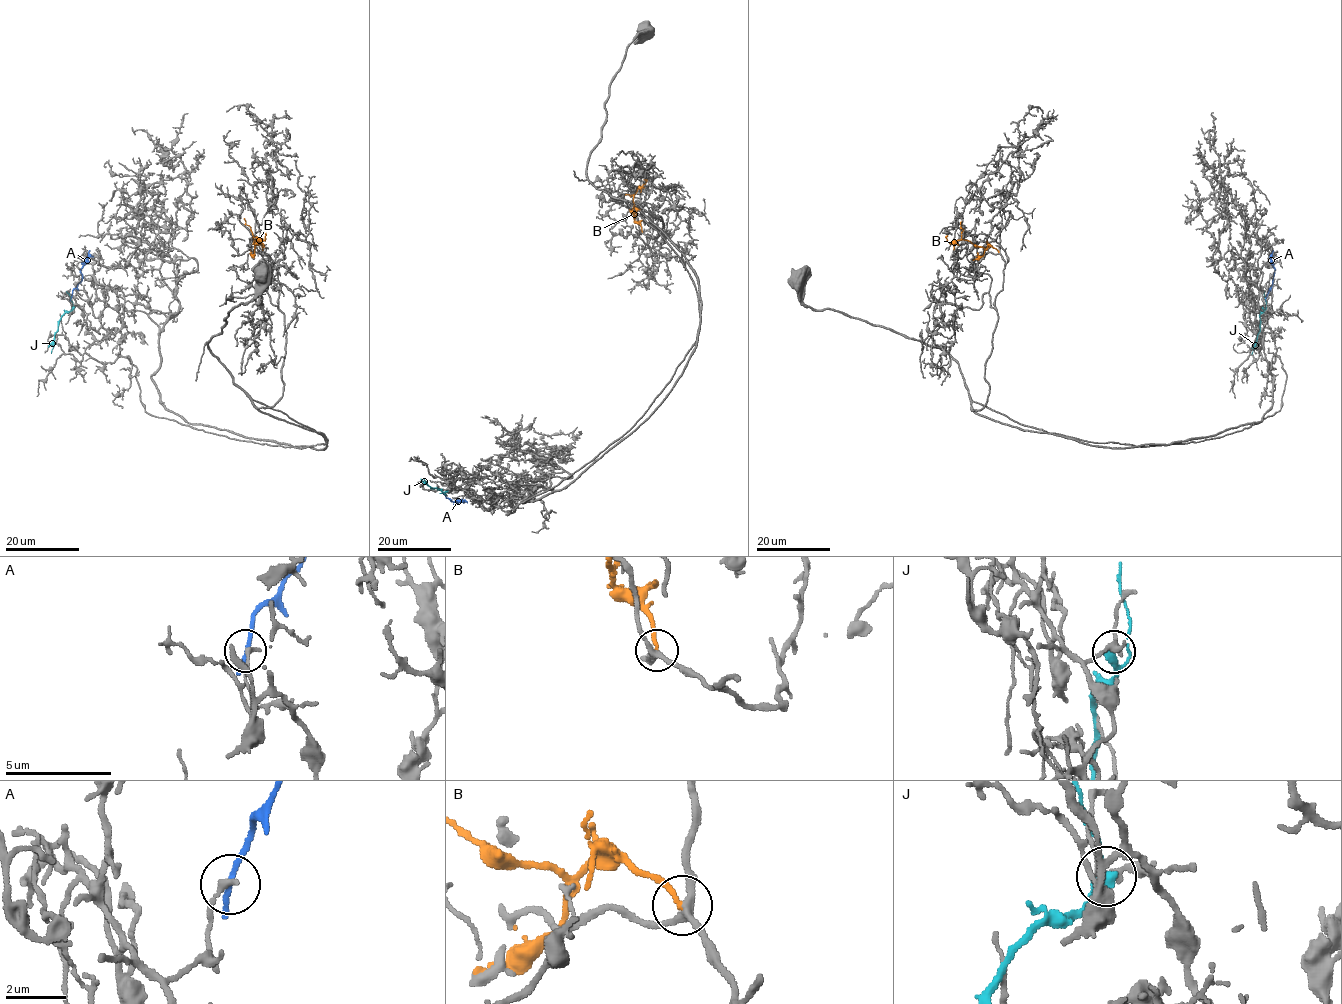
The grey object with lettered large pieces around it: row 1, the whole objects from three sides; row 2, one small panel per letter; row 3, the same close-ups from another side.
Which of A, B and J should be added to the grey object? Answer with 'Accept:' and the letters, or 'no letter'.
Accept: no letter

